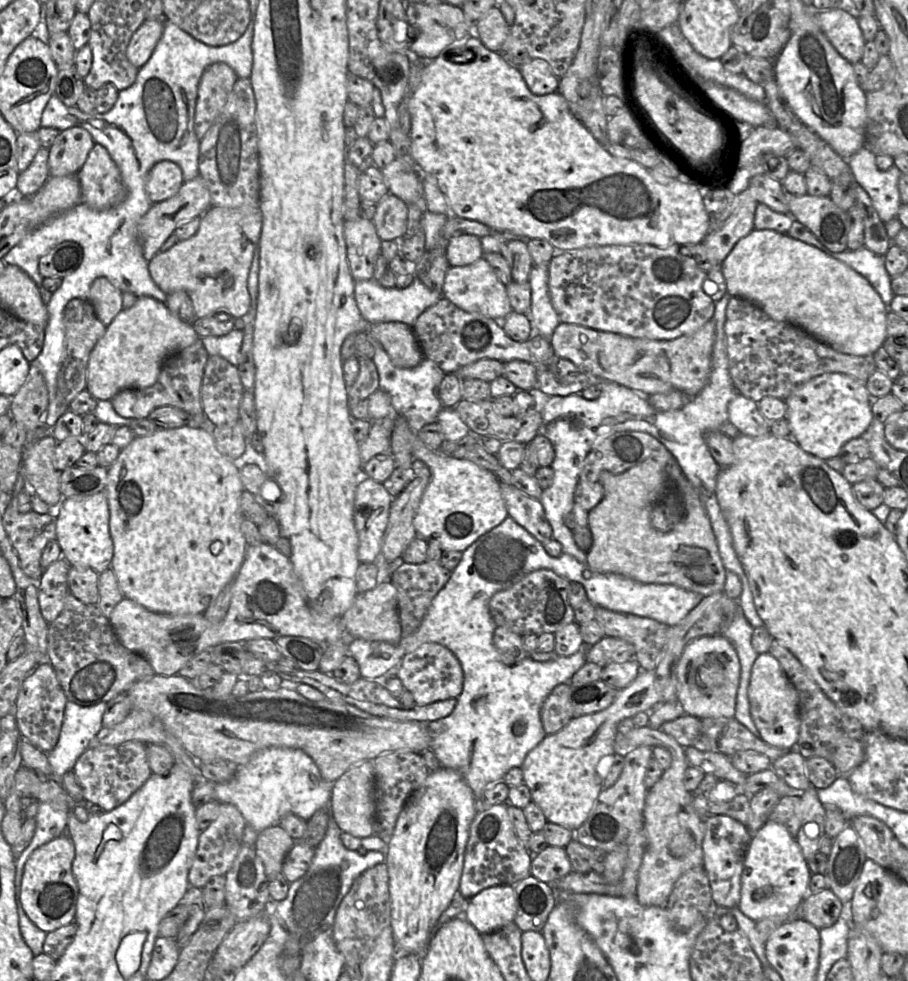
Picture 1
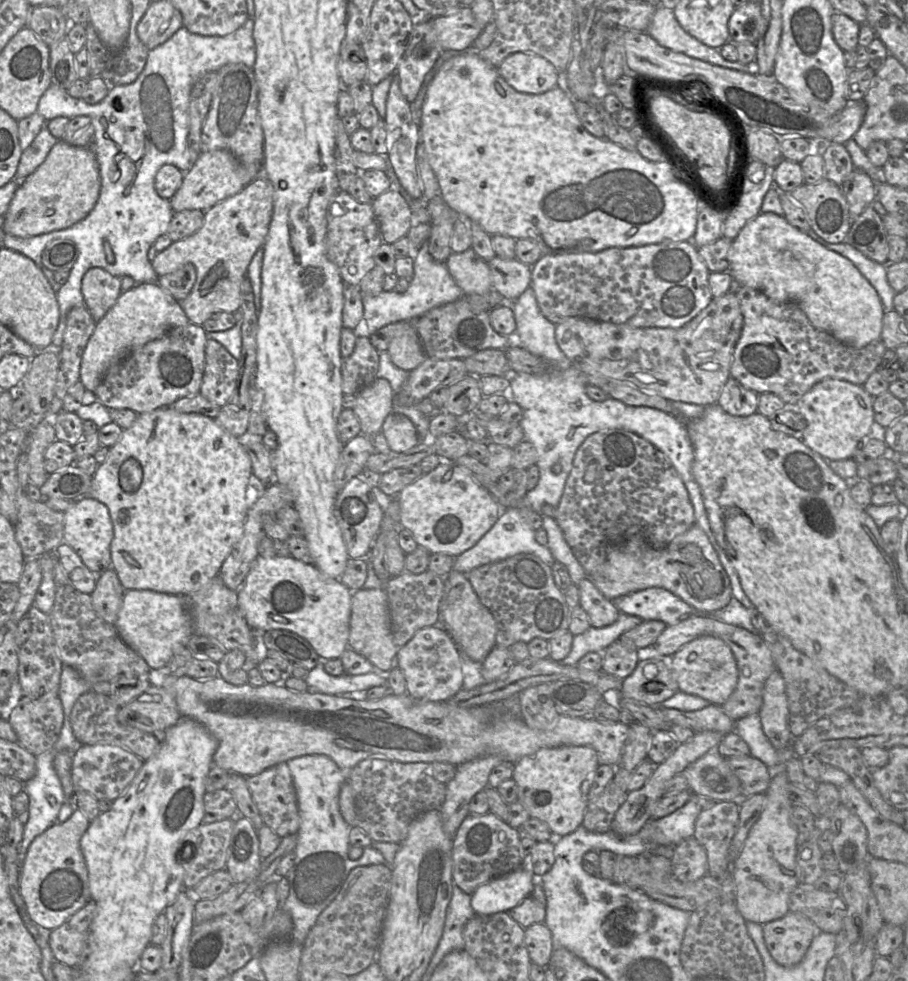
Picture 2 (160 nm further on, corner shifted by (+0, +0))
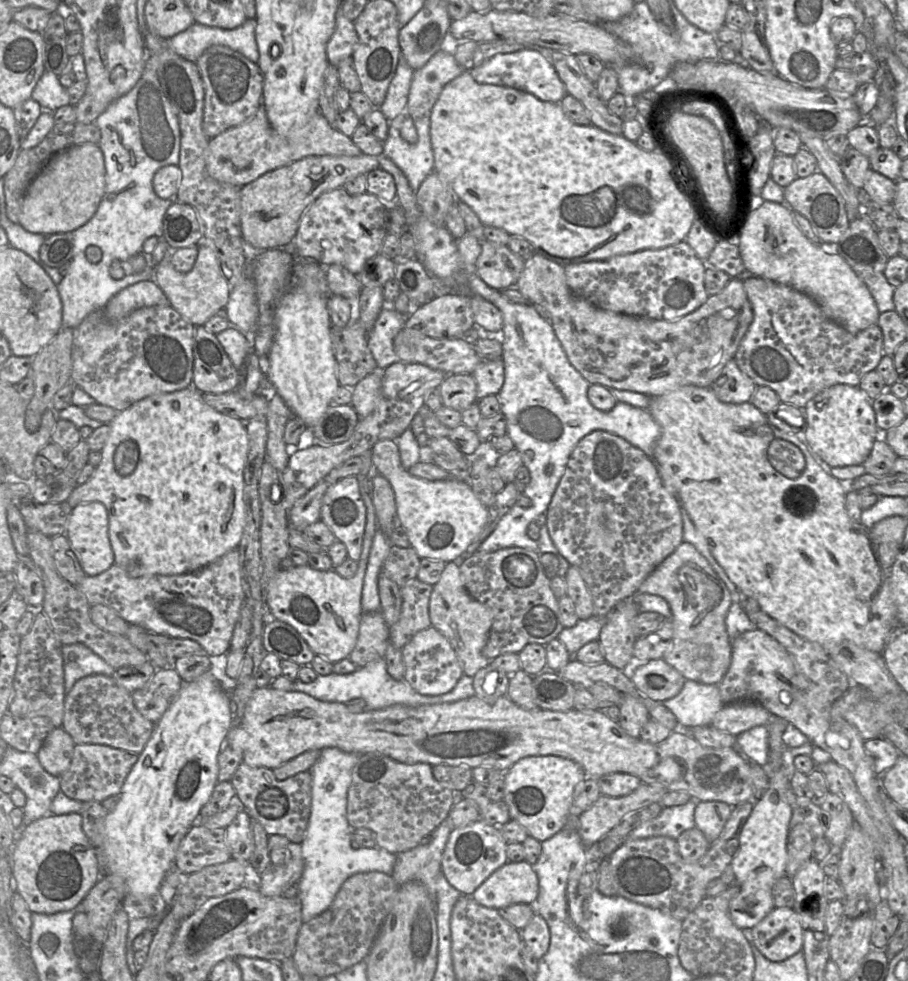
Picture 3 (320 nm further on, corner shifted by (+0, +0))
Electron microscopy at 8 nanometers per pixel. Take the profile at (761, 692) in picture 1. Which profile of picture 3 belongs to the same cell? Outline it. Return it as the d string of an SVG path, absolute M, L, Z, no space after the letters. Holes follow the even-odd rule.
M783 765L780 770L772 773L770 775L769 789L761 799L754 801L752 812L742 829L740 845L731 862L740 891L729 903L730 917L733 923L740 929L753 928L775 907L772 887L779 878L786 875L787 843L790 832L790 820L793 814L793 810L787 801L790 781L791 779L785 776Z

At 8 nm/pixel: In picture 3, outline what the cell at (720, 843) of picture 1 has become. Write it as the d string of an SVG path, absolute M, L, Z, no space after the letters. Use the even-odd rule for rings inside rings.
M700 801L695 809L695 827L703 832L705 837L711 843L721 834L728 818L731 815L733 807L722 801Z

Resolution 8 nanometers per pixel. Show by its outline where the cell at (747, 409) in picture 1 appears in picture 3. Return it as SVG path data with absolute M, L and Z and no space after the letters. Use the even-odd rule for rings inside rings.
M733 358L723 367L711 388L721 402L741 404L750 402L756 386L754 381L740 370Z

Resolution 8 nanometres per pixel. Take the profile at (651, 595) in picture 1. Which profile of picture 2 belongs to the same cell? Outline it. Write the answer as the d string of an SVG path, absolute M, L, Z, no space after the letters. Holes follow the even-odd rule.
M659 587L620 596L614 599L613 603L620 613L639 617L642 621L658 620L667 626L677 623L694 612L685 601Z

